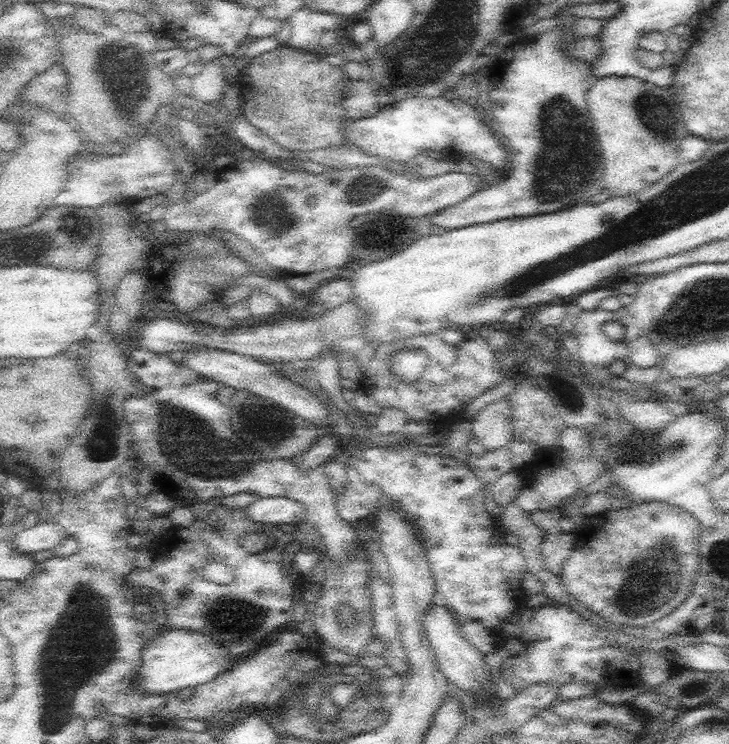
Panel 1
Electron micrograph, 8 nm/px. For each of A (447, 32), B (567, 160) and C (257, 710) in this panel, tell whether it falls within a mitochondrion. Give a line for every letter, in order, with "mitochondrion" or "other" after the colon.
A: mitochondrion
B: mitochondrion
C: other

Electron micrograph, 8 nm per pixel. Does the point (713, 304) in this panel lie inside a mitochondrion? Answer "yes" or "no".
yes

